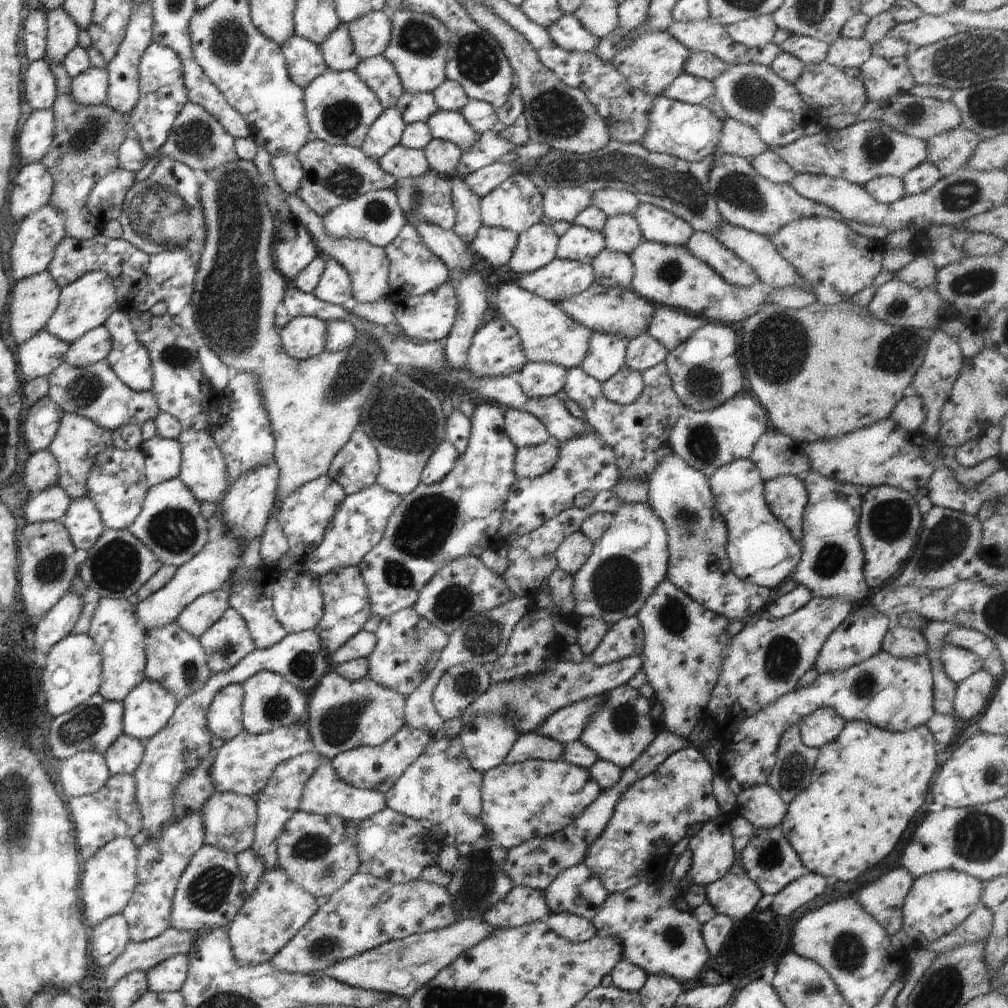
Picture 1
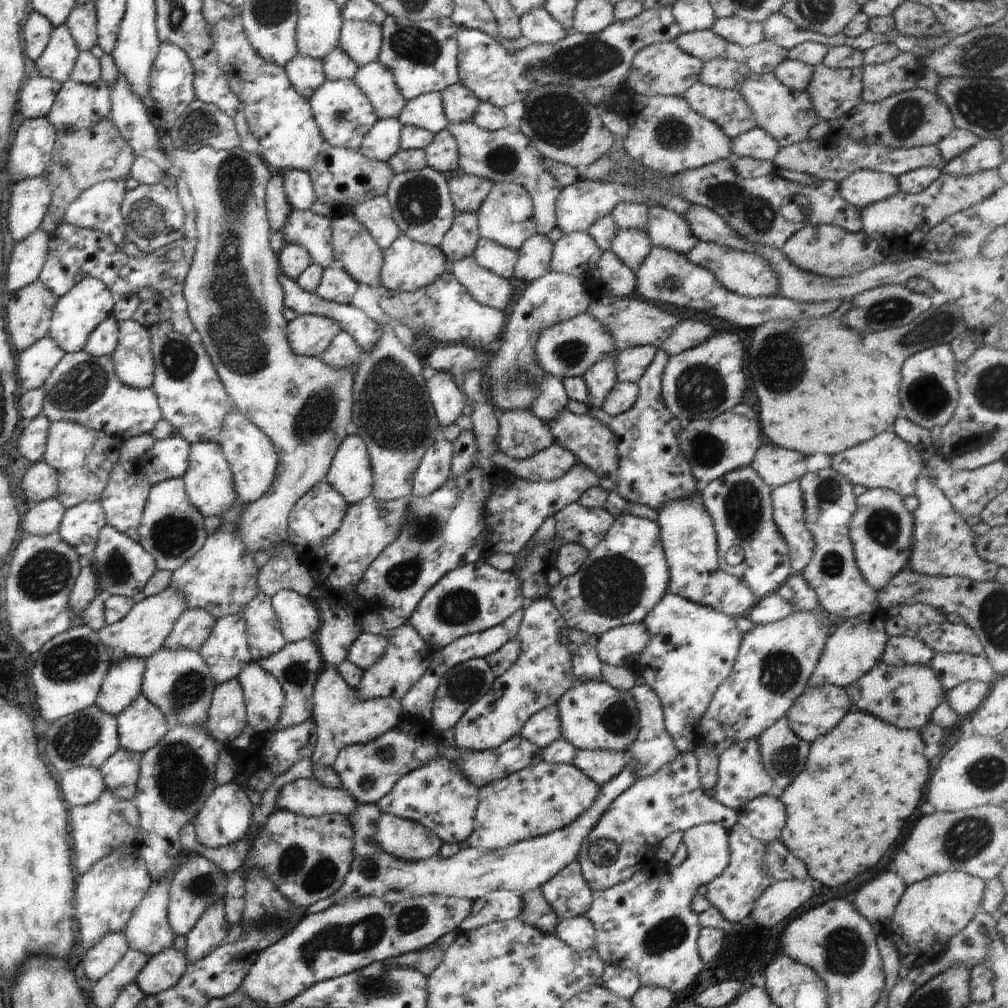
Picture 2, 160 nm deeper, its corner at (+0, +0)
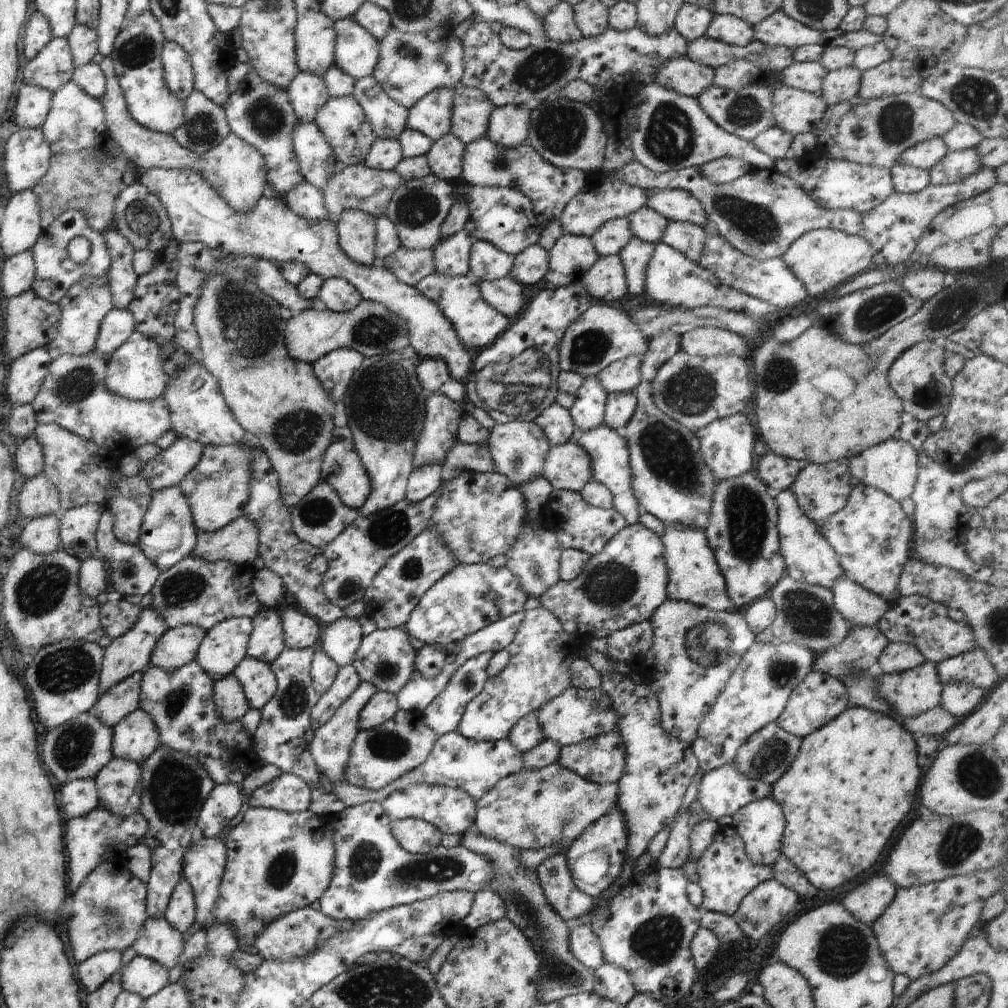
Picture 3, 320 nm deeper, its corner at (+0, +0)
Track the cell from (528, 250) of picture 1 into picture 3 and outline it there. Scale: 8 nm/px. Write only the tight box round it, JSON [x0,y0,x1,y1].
[509,243,549,286]

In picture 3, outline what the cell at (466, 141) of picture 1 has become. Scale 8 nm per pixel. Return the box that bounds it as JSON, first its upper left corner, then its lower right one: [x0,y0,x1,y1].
[461,137,588,228]

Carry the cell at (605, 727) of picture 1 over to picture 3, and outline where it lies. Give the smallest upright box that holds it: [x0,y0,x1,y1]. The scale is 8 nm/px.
[534,685,617,747]

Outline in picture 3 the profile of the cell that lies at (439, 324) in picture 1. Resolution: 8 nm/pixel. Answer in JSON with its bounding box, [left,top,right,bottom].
[415,273,510,350]

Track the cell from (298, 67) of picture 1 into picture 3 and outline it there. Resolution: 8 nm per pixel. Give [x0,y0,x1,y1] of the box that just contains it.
[286,70,330,123]

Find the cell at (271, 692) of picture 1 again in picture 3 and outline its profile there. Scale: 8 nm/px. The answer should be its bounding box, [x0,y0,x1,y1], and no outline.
[233,655,277,710]

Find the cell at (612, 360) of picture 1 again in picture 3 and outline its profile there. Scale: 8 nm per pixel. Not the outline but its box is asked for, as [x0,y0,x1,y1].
[568,376,607,431]

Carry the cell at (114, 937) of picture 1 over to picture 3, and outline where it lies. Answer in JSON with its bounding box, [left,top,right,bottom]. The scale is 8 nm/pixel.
[78,951,123,994]

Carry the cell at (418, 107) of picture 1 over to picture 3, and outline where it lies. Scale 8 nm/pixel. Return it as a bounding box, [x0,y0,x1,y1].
[407,87,455,141]

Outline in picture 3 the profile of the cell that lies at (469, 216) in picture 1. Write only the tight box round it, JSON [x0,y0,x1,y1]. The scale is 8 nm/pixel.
[432,229,474,277]

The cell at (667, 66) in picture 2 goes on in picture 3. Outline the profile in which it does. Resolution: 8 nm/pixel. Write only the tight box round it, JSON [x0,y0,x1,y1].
[654,57,714,97]

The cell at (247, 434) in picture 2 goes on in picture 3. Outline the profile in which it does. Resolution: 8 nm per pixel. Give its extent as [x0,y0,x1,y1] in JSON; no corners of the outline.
[244,445,345,624]

